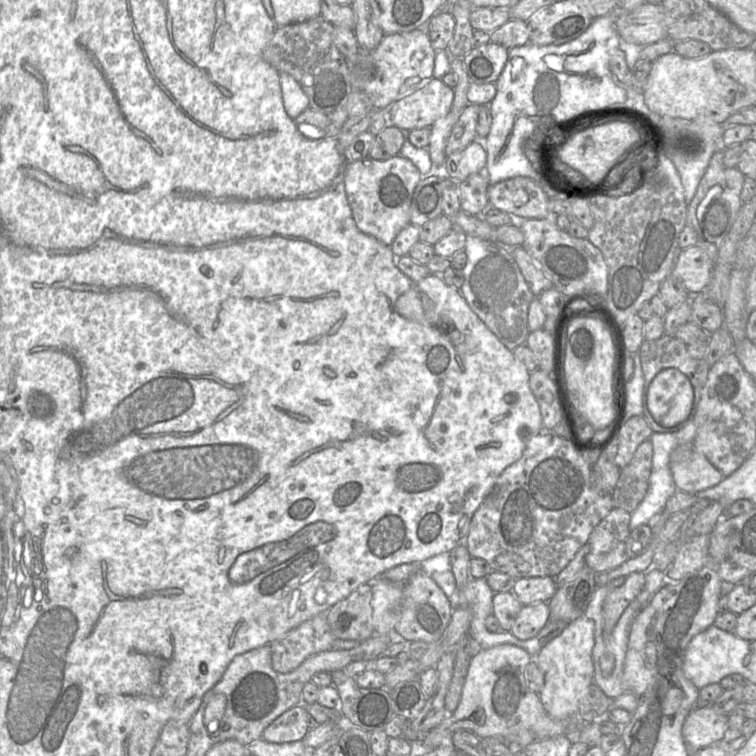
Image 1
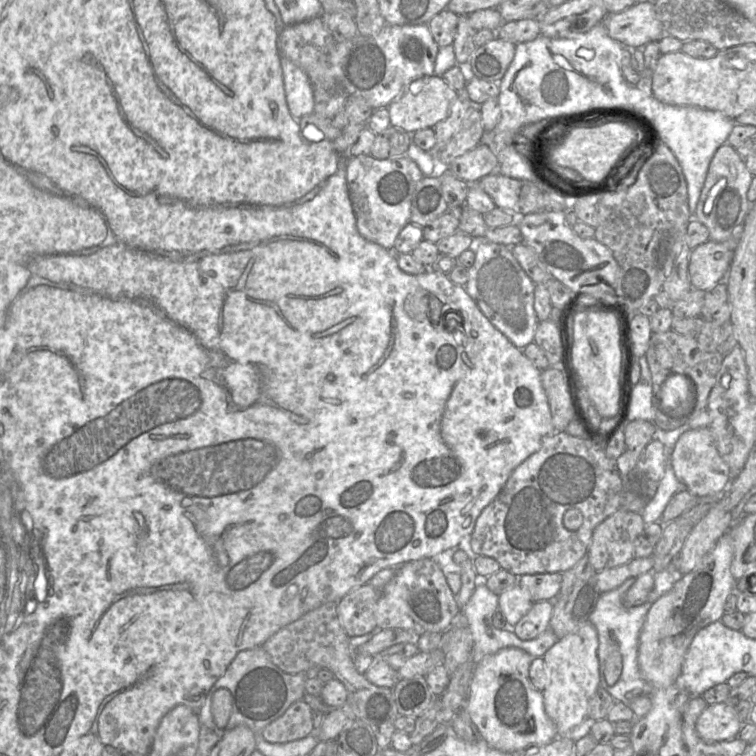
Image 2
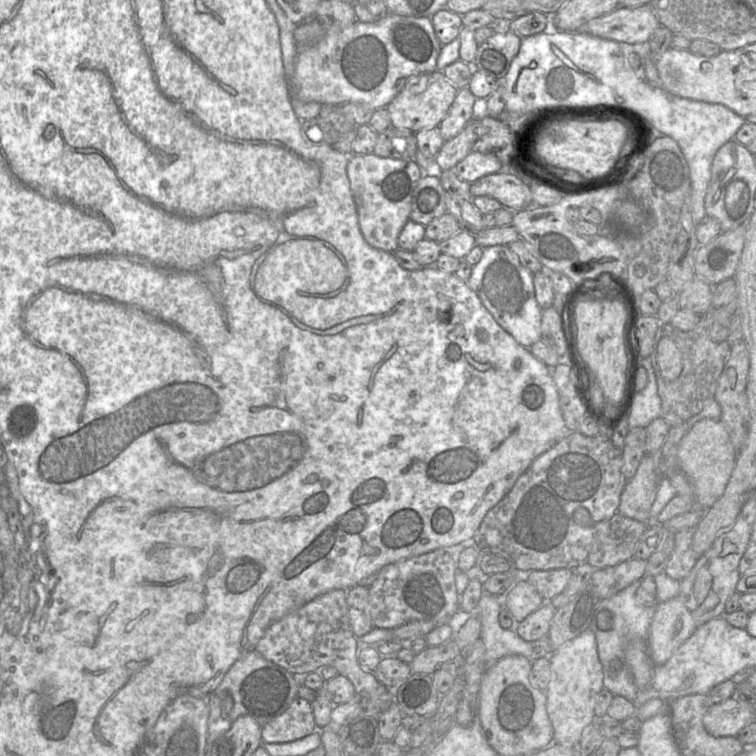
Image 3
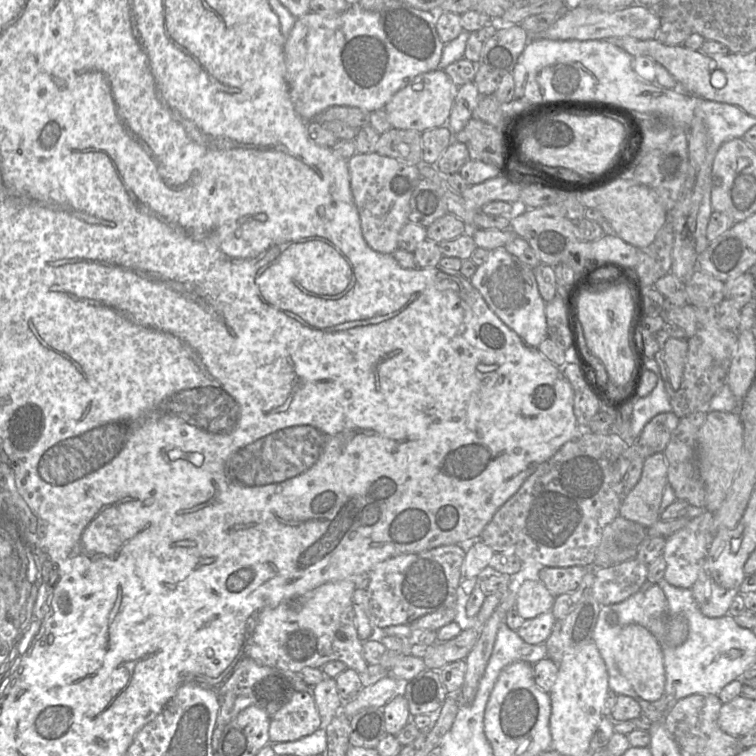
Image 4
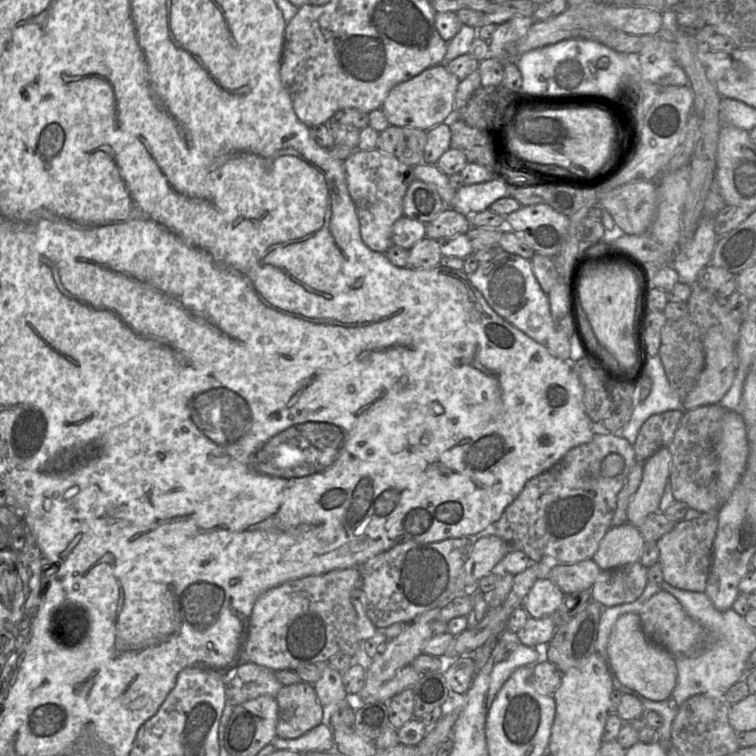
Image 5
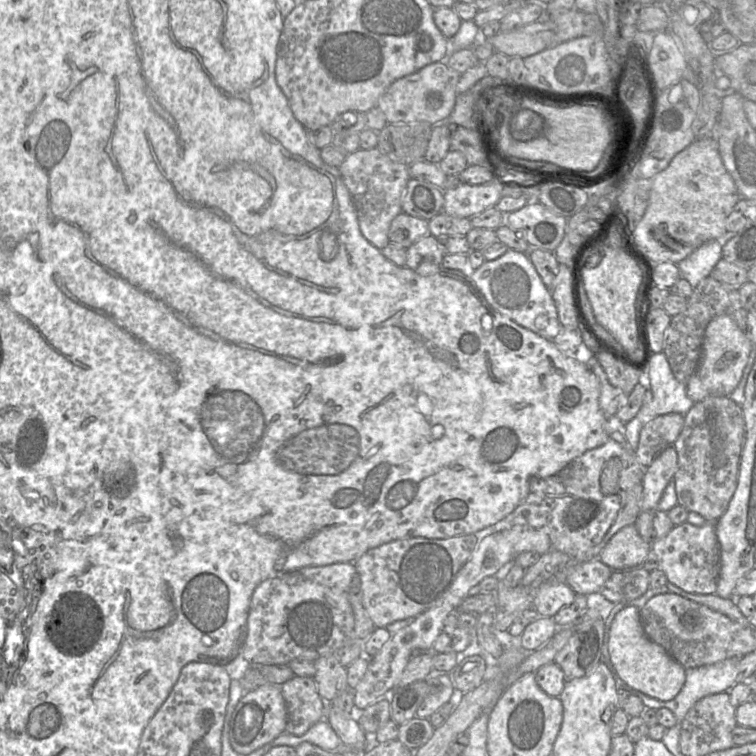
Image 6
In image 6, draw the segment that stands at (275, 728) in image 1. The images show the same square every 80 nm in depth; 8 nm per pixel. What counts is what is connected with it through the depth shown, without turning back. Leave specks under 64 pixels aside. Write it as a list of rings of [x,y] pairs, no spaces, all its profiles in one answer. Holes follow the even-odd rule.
[[[295,675],[280,688],[287,708],[286,733],[301,736],[324,719],[326,702],[318,693],[314,677]]]

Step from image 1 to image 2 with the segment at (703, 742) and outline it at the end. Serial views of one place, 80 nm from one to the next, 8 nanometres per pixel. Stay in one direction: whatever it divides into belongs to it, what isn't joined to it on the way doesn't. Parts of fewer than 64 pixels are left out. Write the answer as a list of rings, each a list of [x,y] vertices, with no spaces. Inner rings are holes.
[[[729,703],[708,705],[696,721],[696,731],[705,742],[718,742],[737,737],[742,722],[735,706]]]

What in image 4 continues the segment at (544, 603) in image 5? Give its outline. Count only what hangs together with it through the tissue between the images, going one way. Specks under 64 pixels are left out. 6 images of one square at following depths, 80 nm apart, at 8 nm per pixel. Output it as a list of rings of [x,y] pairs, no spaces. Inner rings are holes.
[[[525,580],[518,587],[514,608],[518,614],[531,619],[551,611],[555,597],[539,580]]]

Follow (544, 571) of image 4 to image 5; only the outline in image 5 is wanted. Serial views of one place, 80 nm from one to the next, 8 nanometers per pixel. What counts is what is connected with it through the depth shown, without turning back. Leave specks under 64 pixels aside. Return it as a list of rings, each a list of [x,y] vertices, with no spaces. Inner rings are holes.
[[[591,558],[572,564],[555,564],[549,570],[548,579],[566,595],[591,589],[600,572]]]

